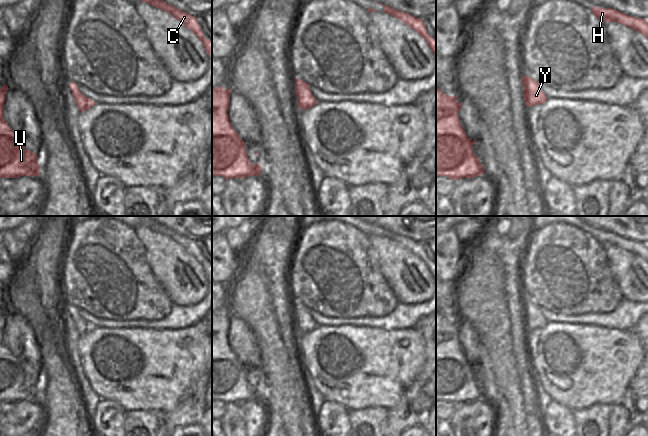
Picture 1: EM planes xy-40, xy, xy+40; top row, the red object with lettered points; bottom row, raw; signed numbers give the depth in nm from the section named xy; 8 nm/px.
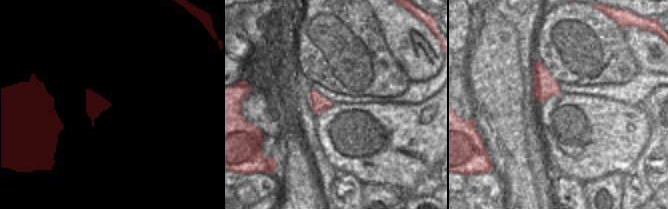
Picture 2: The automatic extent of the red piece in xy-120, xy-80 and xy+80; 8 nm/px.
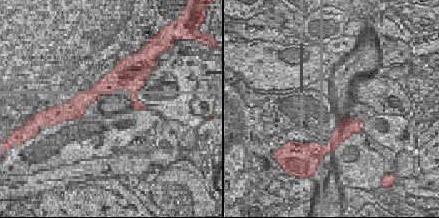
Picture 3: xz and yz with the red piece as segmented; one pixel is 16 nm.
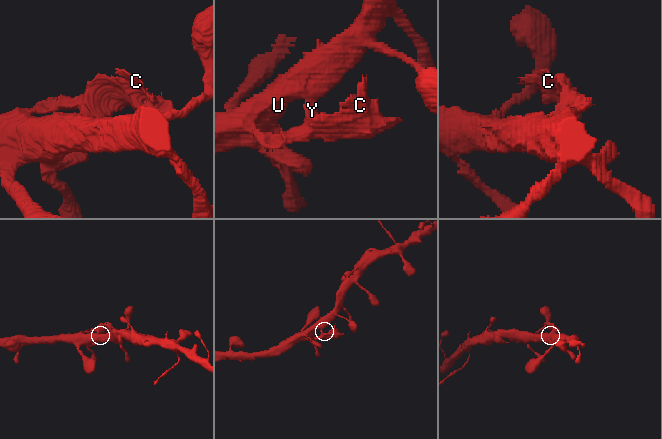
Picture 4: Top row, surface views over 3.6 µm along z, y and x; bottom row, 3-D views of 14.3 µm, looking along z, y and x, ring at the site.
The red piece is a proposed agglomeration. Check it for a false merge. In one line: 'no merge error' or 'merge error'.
no merge error

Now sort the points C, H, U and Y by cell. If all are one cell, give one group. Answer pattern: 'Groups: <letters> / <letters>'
Groups: C H U Y

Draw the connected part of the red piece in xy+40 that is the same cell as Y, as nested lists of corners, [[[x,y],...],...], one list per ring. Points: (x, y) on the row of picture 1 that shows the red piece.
[[[522,76],[522,84],[526,106],[543,104],[548,99],[542,91],[540,84],[529,76]]]

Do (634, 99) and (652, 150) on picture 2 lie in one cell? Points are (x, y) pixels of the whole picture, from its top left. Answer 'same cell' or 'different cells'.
different cells

